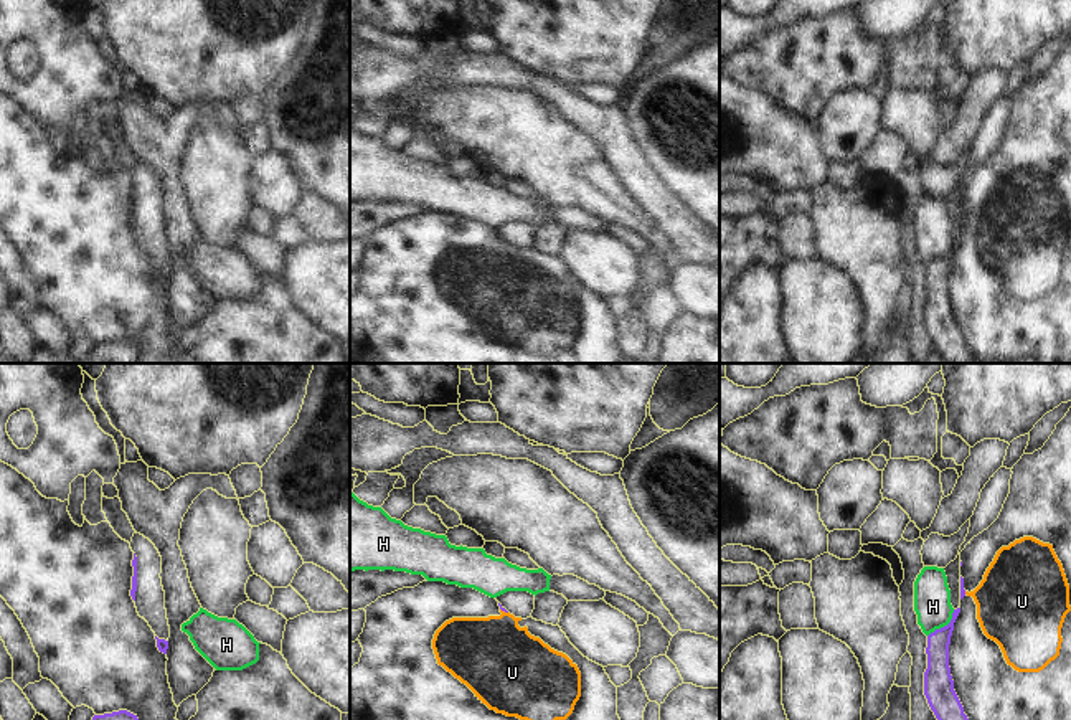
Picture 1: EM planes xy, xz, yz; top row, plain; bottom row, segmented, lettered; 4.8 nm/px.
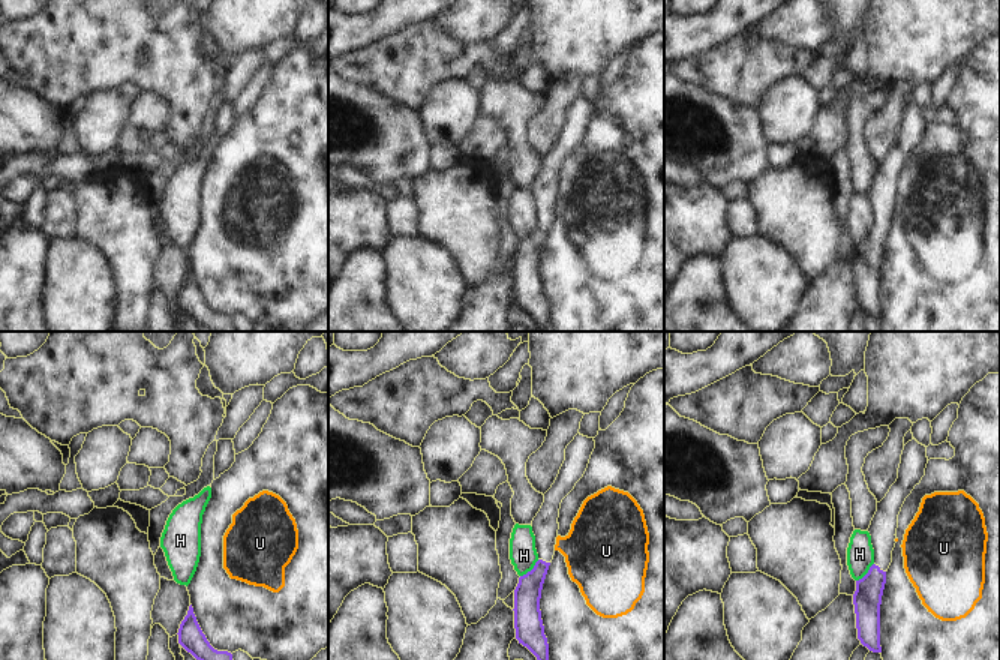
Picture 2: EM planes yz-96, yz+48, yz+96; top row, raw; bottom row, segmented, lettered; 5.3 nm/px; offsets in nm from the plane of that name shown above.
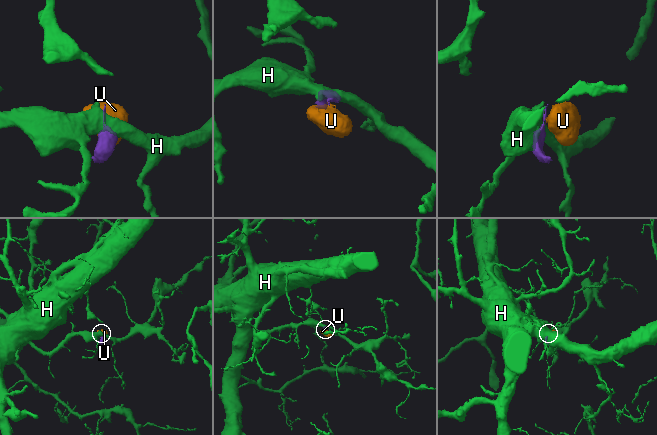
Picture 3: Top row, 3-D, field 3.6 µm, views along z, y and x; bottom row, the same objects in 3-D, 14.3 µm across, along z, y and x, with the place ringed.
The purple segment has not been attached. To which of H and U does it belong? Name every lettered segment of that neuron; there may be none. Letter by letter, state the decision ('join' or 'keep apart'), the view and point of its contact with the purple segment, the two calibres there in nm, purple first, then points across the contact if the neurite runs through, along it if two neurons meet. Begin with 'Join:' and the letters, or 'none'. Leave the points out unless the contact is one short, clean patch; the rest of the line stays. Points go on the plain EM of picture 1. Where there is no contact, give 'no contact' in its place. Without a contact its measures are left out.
Join: none
H: keep apart; contact yz (944, 256); calibres 130 and 180 nm; border yz (954, 240), (949, 251), (928, 266)
U: keep apart; contact xz (504, 240); calibres 20 and 400 nm; border xz (500, 238), (507, 243)

